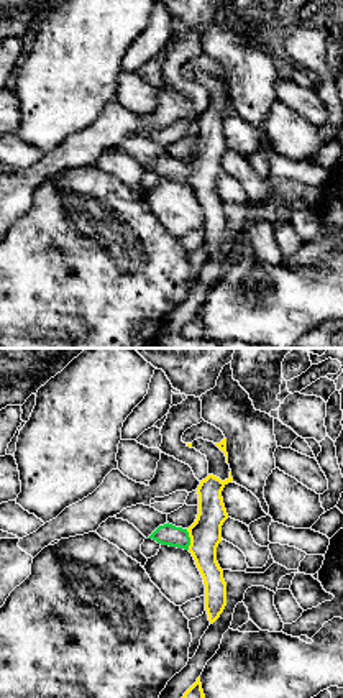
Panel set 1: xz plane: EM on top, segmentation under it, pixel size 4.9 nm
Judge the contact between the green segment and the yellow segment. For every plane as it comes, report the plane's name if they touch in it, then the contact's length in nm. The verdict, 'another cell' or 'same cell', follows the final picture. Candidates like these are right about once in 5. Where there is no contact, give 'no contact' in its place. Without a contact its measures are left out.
meets green in xz; contact 110 nm long

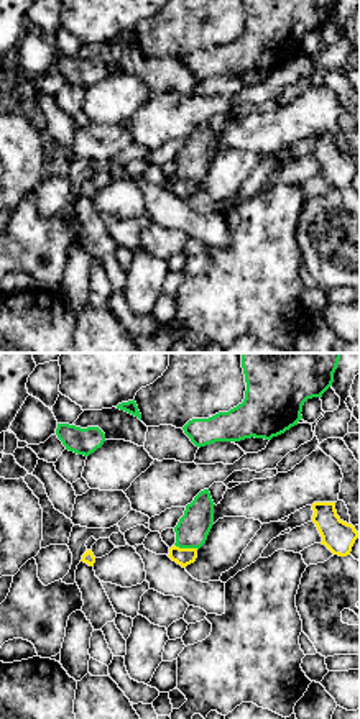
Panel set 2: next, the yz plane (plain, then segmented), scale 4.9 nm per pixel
meets green in yz; contact 120 nm long

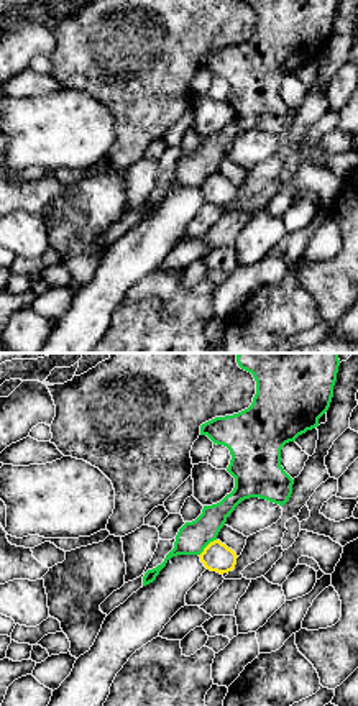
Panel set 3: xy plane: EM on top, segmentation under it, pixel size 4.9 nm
meets green in xy; contact 120 nm long

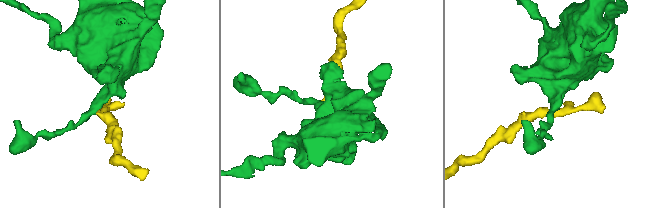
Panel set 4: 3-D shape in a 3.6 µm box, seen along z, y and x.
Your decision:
another cell

